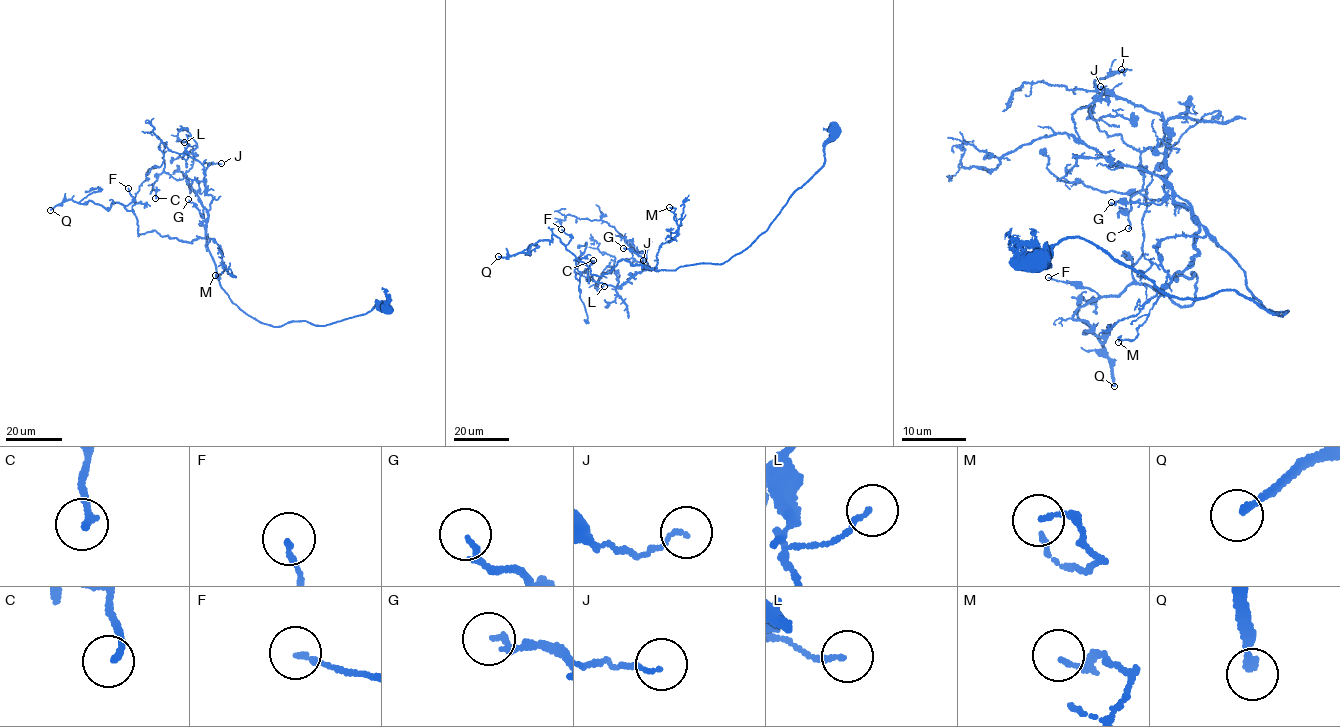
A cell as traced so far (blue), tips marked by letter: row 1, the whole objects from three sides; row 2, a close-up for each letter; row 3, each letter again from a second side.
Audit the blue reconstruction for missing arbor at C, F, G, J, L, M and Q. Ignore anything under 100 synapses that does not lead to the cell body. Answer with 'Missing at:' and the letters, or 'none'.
Missing at: Q

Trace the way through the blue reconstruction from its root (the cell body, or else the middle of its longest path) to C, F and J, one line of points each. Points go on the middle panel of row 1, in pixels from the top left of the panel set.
C: (834, 130), (823, 166), (767, 230), (724, 262), (645, 267), (617, 287), (589, 279), (593, 260)
F: (834, 130), (823, 166), (724, 262), (656, 271), (621, 259), (596, 275), (566, 248), (571, 236), (561, 229)
J: (834, 130), (823, 166), (740, 252), (720, 263), (656, 271), (646, 253), (629, 246), (633, 258), (643, 260)

